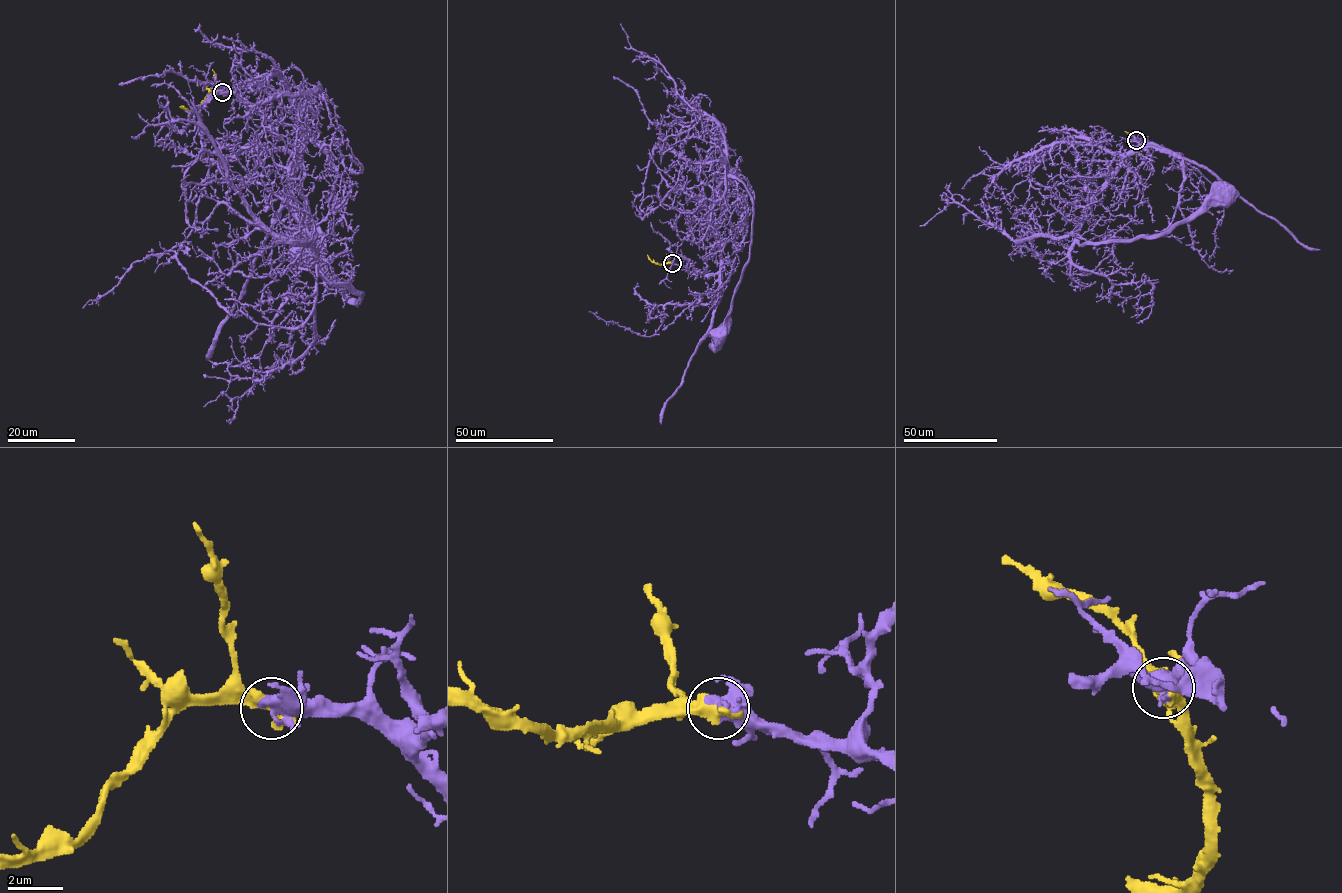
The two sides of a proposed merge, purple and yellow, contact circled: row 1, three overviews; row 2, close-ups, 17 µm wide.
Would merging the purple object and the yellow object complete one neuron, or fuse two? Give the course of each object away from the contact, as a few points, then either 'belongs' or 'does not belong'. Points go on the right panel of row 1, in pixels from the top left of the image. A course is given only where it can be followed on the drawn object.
course purple (1136, 140), (1150, 146), (1139, 147), (1102, 185), (1079, 230), (1081, 245), (1162, 236), (1190, 221), (1220, 199); course yellow (1136, 140), (1139, 152), (1130, 154); belongs

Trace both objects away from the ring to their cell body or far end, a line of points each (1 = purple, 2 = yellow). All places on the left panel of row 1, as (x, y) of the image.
1: (221, 92), (304, 125), (291, 213), (317, 270), (361, 303), (306, 251)
2: (221, 92), (211, 91), (192, 110), (179, 106)

